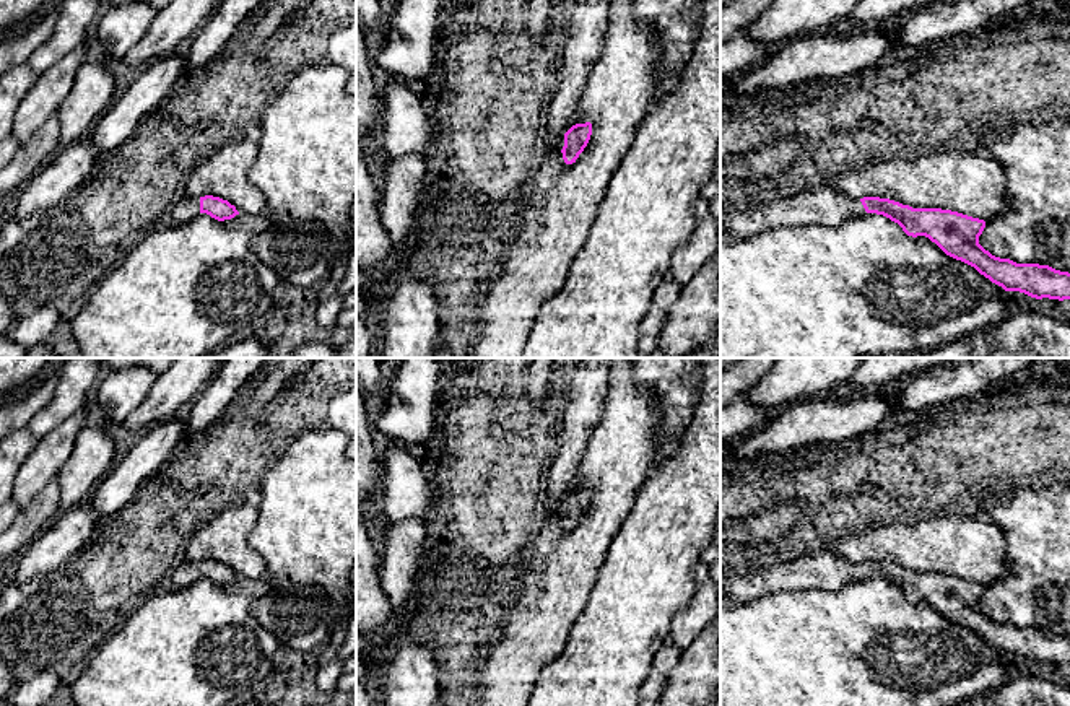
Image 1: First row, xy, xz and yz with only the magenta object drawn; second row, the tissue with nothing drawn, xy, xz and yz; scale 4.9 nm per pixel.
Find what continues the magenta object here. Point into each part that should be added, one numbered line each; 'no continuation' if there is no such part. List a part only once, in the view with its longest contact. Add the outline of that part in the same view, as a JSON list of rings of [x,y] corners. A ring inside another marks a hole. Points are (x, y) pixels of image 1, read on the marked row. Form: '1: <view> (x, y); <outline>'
1: xz (587, 18); [[[577,0],[571,11],[558,86],[548,102],[548,150],[563,150],[564,133],[577,122],[579,99],[602,50],[605,16],[607,0]]]

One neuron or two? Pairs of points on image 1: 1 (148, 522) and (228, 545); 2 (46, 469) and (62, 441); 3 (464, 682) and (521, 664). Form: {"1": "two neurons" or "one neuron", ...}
{"1": "one neuron", "2": "one neuron", "3": "one neuron"}

